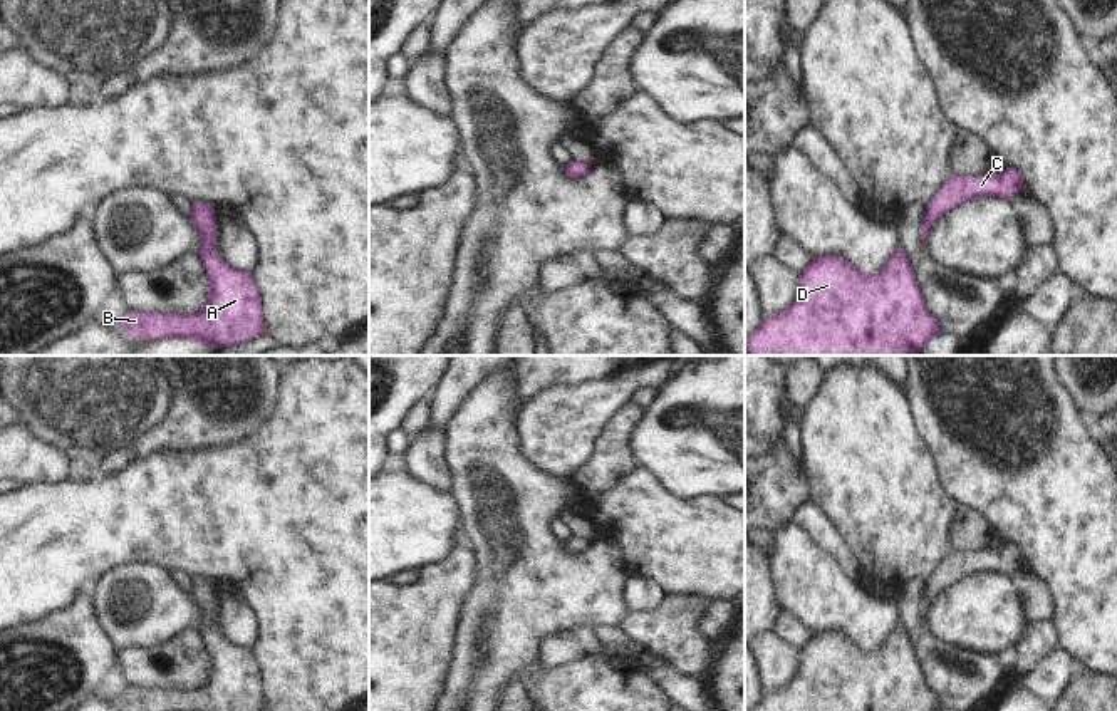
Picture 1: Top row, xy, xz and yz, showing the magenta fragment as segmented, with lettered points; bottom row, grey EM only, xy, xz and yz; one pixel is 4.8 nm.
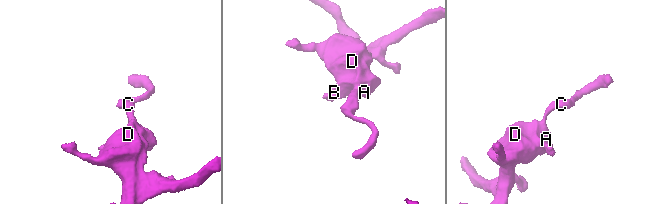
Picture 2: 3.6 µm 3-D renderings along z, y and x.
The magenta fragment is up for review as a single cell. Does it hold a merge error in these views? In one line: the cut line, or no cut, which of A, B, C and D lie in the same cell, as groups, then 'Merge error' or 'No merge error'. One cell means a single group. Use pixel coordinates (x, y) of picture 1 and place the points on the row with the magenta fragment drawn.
No split. Groups: A B C D. No merge error.

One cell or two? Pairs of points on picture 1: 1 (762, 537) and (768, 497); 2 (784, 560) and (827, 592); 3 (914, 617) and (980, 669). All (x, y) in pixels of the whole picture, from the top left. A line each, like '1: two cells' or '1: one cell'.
1: two cells
2: one cell
3: one cell

